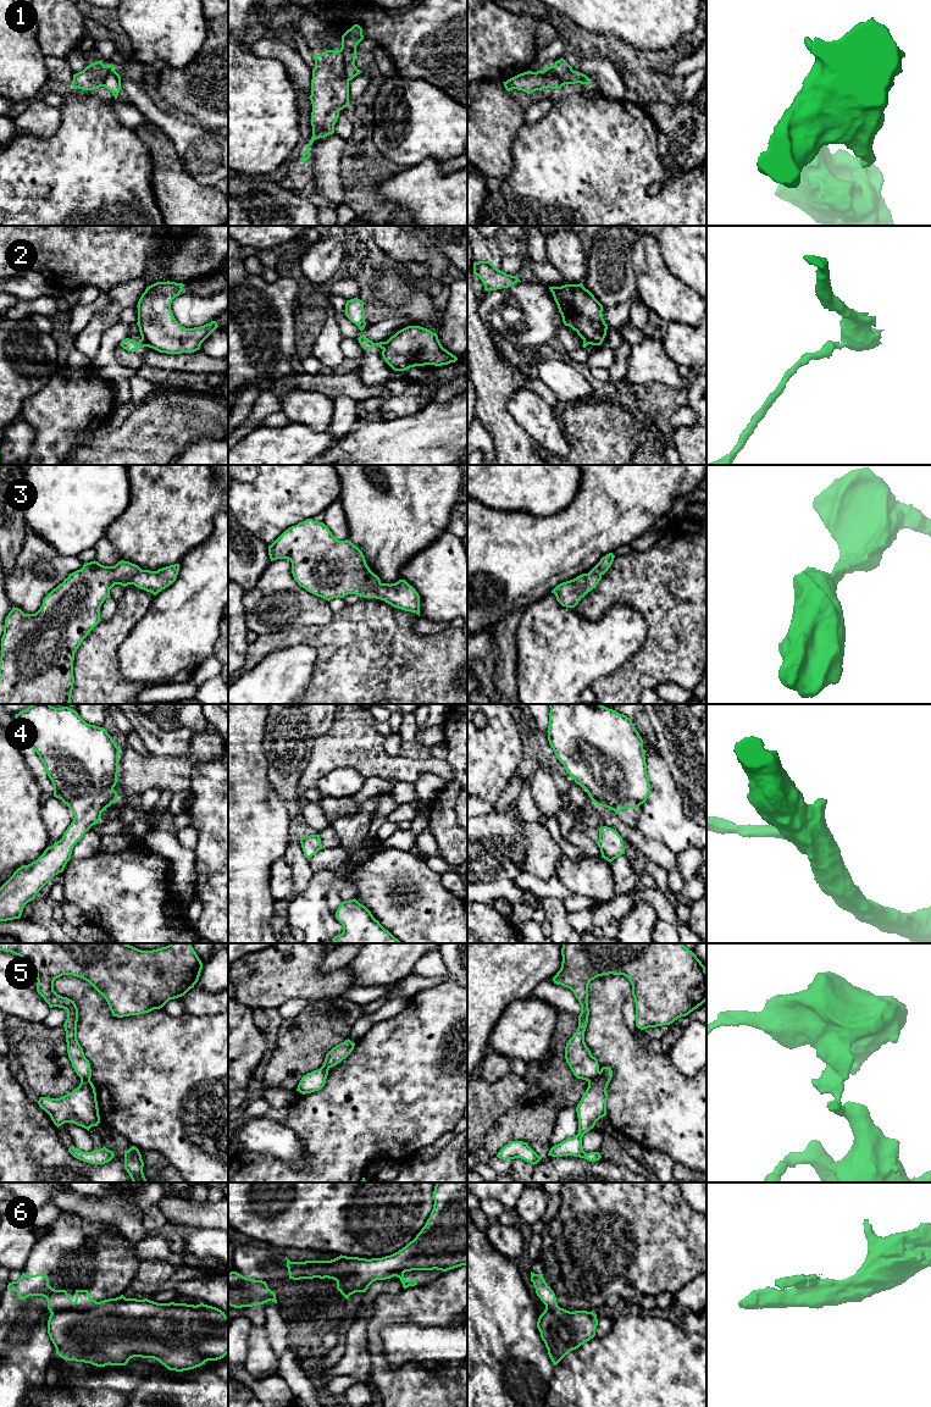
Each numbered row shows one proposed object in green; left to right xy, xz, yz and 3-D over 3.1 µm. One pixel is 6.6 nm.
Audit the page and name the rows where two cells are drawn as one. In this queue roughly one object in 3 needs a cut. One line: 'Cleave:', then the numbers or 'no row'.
Cleave: 1, 2, 5, 6

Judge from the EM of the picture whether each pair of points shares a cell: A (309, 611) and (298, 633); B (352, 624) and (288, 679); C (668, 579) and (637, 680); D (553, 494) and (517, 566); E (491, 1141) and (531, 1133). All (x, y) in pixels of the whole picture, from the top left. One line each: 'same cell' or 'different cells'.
A: different cells
B: different cells
C: same cell
D: different cells
E: same cell

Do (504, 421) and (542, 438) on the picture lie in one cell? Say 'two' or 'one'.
two

